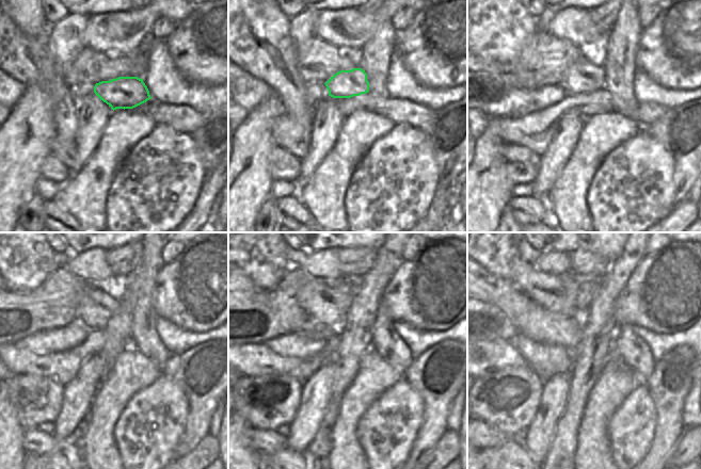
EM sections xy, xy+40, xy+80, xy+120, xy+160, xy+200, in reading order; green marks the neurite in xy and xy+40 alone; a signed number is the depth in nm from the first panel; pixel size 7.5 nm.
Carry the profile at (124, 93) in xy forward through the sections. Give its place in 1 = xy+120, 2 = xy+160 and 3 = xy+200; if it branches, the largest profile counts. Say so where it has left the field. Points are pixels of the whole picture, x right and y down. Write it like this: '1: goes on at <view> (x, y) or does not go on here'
1: goes on at xy+120 (95, 309)
2: goes on at xy+160 (322, 303)
3: goes on at xy+200 (547, 290)

